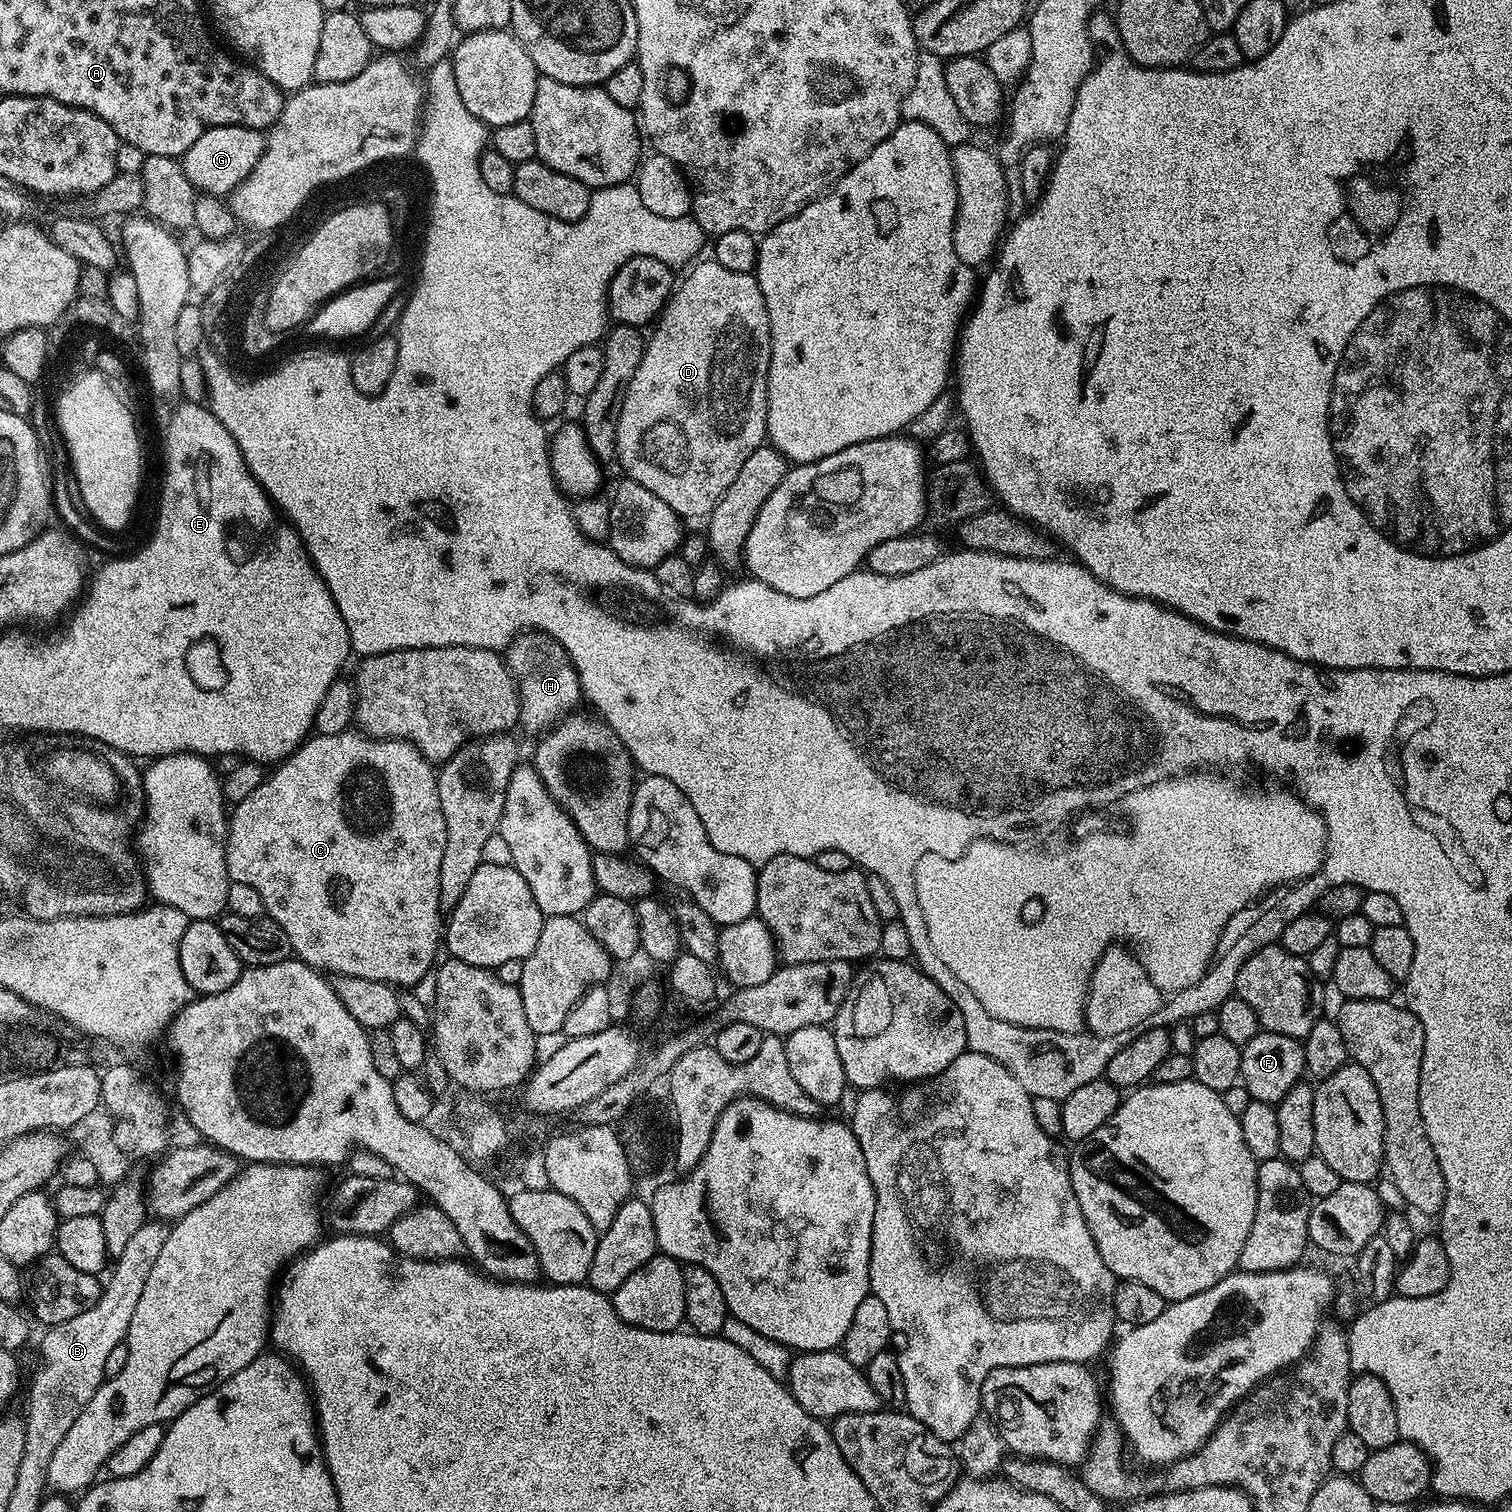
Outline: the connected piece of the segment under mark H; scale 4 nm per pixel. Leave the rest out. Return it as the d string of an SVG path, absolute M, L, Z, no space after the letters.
M525 630L517 634L503 653L503 658L512 672L516 688L520 691L520 718L518 724L521 729L524 727L528 732L543 733L565 714L571 713L575 709L572 707L576 703L581 703L582 693L576 667L572 665L572 660L566 654L564 647L553 636L549 636L547 632Z

